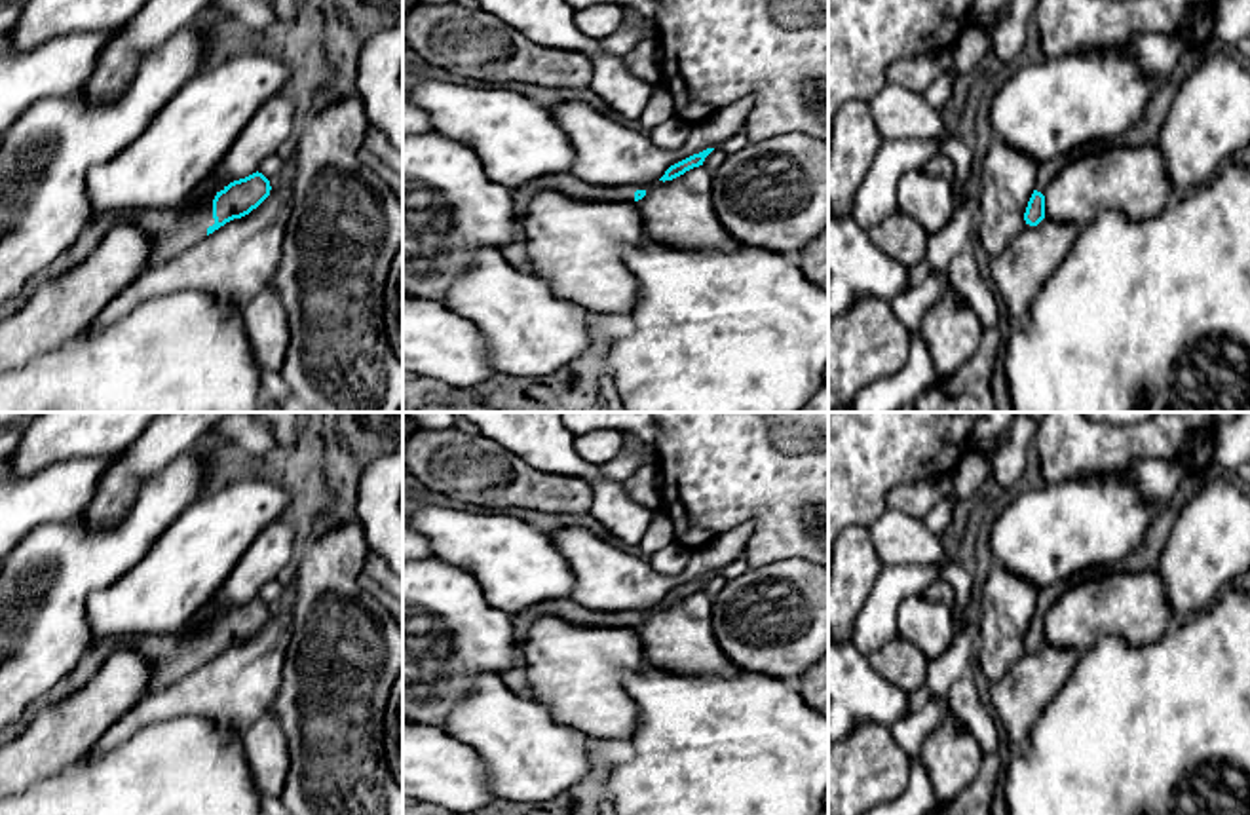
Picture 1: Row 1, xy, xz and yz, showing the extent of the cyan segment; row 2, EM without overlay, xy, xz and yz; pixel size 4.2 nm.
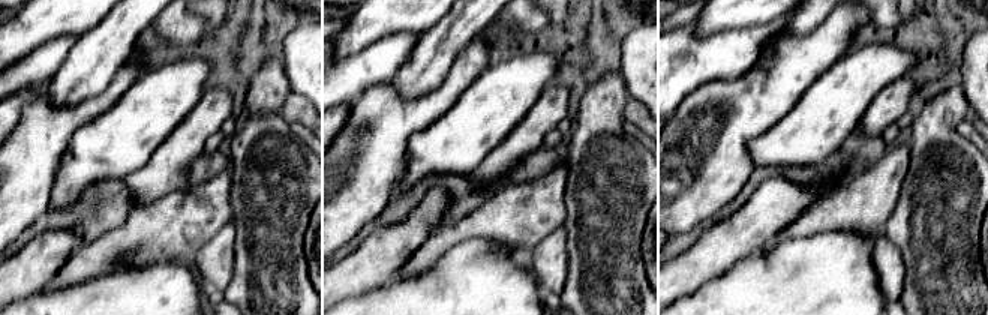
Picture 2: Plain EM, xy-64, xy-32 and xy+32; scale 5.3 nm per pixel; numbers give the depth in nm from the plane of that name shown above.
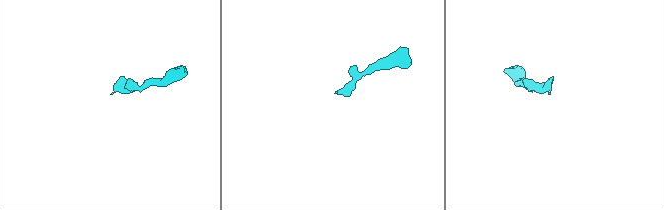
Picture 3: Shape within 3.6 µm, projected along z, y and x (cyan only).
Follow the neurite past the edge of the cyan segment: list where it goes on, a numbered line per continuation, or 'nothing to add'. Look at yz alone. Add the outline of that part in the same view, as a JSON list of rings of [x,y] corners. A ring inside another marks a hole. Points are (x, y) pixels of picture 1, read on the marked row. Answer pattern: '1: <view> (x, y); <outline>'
1: yz (1049, 170); [[[1062,156],[1049,160],[1037,167],[1037,179],[1035,179],[1035,188],[1045,196],[1051,180],[1058,175],[1058,171],[1070,161],[1071,156]]]

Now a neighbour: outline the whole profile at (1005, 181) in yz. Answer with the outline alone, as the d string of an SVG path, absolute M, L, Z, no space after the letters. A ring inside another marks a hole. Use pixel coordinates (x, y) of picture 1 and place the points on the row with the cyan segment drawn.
M994 137L975 184L975 230L990 258L1026 228L1024 213L1035 188L1037 163Z

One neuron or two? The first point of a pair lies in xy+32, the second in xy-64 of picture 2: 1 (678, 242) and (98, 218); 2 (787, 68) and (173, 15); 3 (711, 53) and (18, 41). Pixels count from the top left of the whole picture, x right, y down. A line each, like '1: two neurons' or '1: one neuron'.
1: one neuron
2: two neurons
3: two neurons

